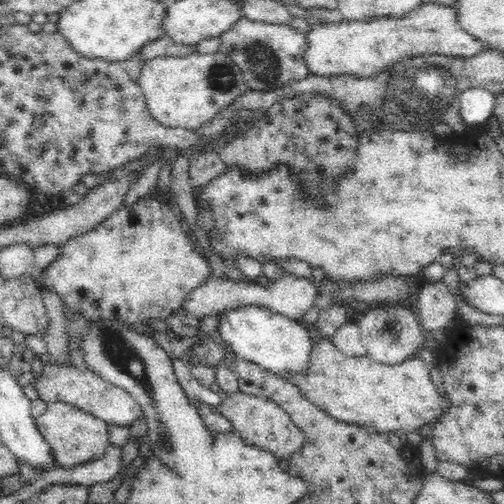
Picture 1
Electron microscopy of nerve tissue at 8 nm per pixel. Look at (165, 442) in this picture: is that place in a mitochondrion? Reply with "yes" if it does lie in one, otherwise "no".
yes

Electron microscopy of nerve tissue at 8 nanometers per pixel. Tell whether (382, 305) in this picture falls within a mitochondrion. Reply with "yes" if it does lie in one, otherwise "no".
no

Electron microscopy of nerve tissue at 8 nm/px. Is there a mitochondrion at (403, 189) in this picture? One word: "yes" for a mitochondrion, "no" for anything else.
no

